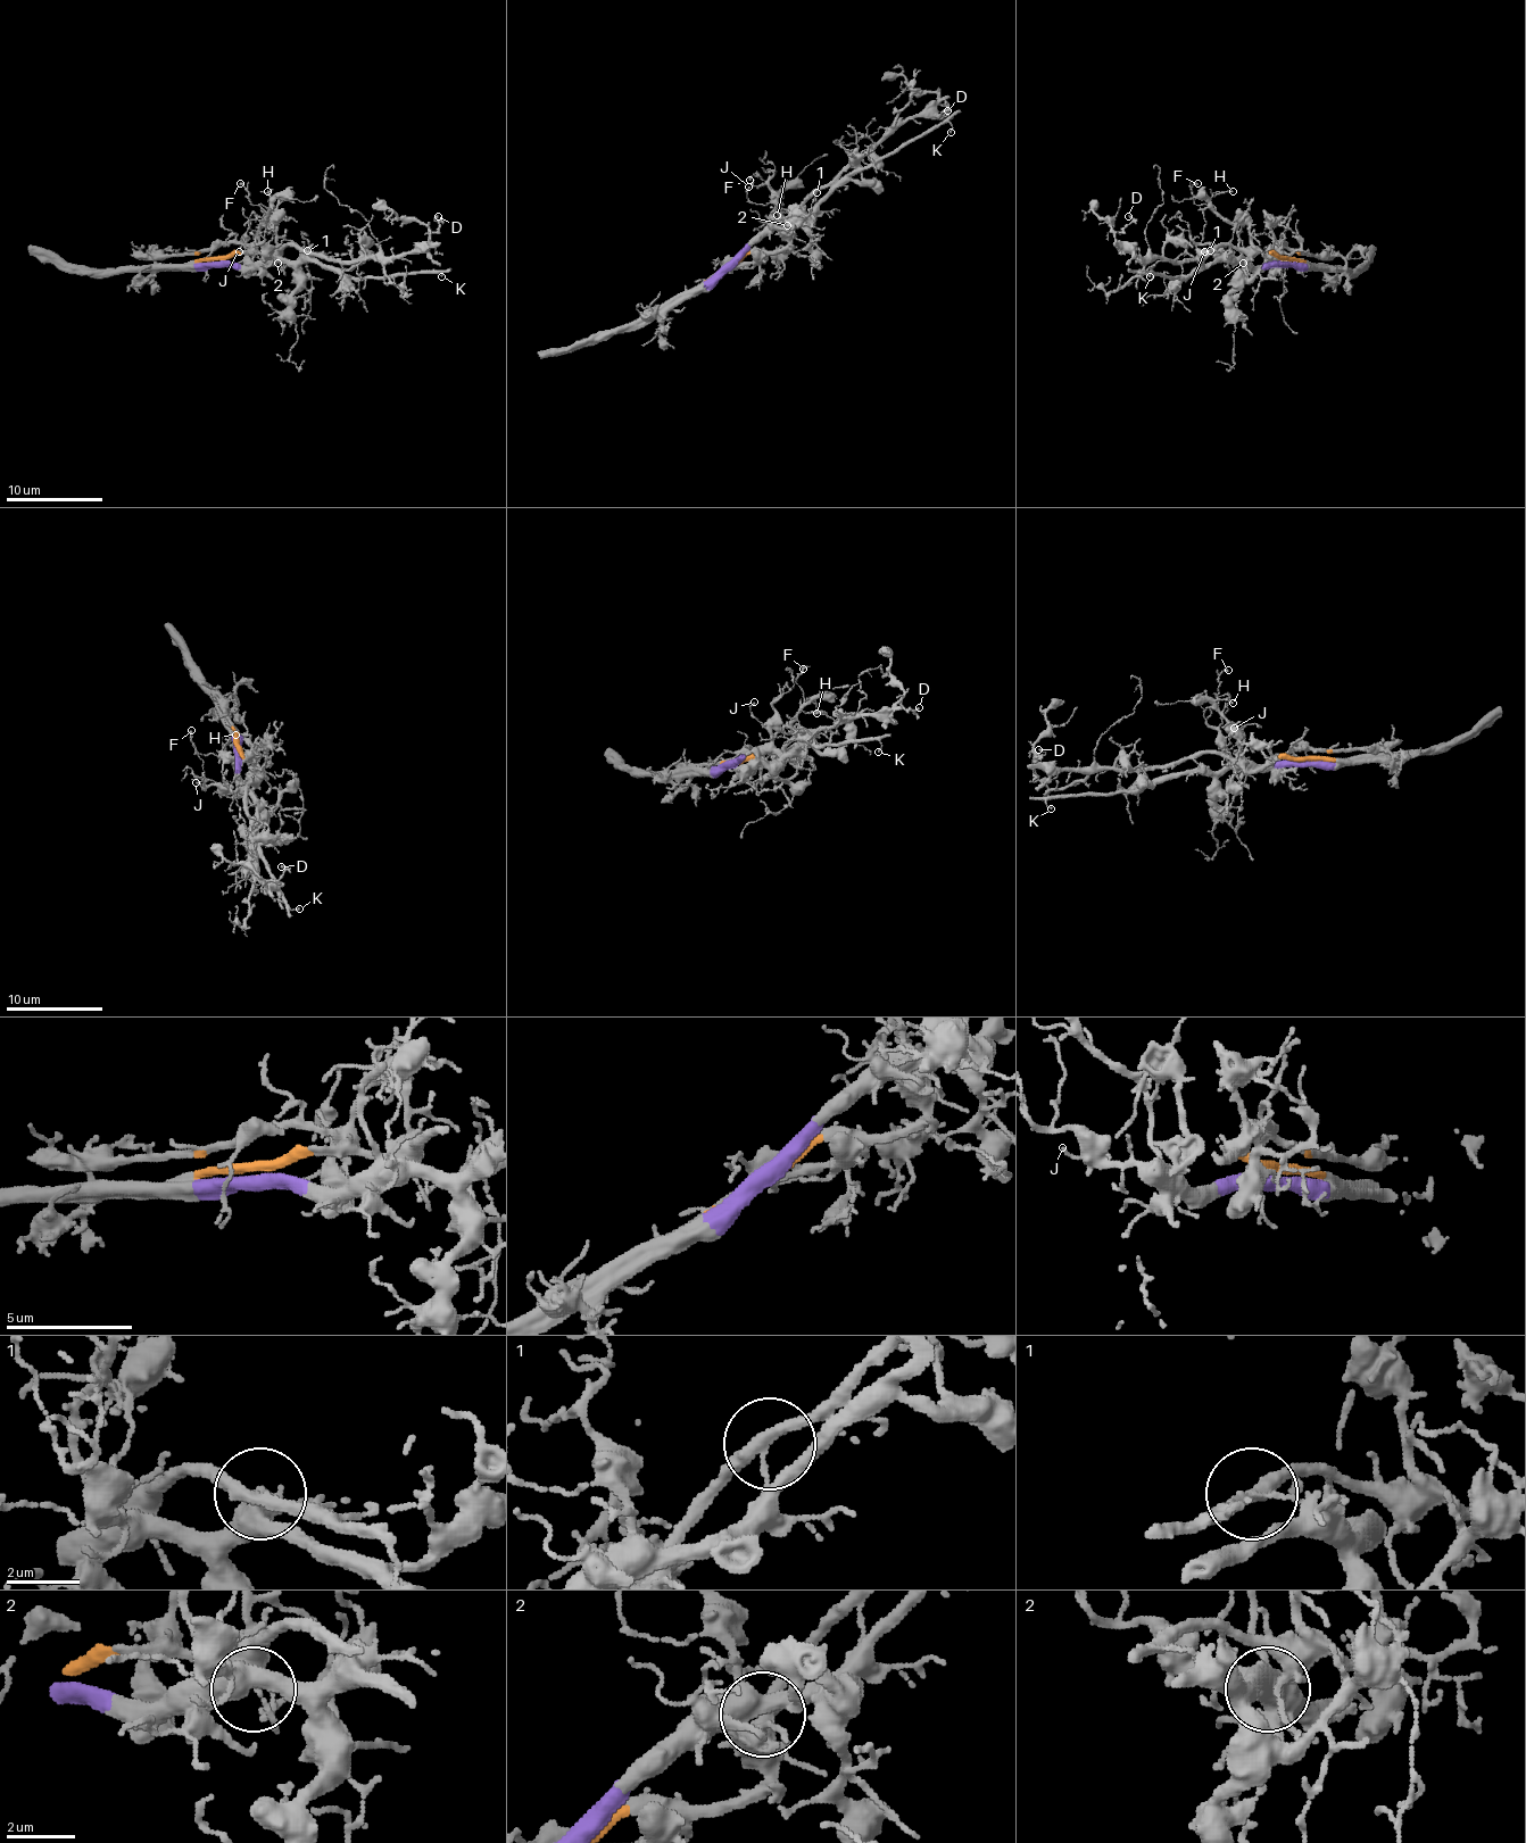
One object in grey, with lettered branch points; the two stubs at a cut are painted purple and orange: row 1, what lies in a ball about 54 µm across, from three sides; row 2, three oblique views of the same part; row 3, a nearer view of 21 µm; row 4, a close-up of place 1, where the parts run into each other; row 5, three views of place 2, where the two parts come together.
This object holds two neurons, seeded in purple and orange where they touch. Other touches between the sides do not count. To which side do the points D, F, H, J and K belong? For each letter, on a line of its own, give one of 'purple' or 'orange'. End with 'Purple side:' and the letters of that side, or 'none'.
D: orange
F: purple
H: purple
J: purple
K: purple
Purple side: F, H, J, K

